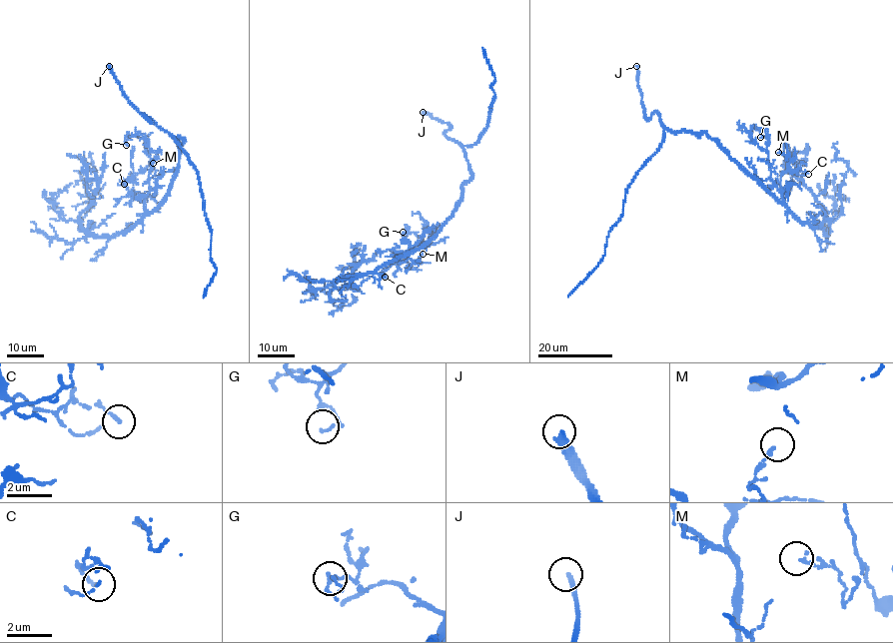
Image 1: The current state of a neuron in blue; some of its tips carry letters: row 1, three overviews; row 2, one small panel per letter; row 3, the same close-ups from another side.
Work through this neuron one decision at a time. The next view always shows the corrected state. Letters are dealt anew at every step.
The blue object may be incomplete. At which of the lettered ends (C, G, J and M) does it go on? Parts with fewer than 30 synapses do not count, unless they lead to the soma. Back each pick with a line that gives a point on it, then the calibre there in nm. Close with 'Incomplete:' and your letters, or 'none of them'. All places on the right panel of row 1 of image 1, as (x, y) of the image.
J: Place: (636, 66). Thickness 240 nm
Incomplete: J

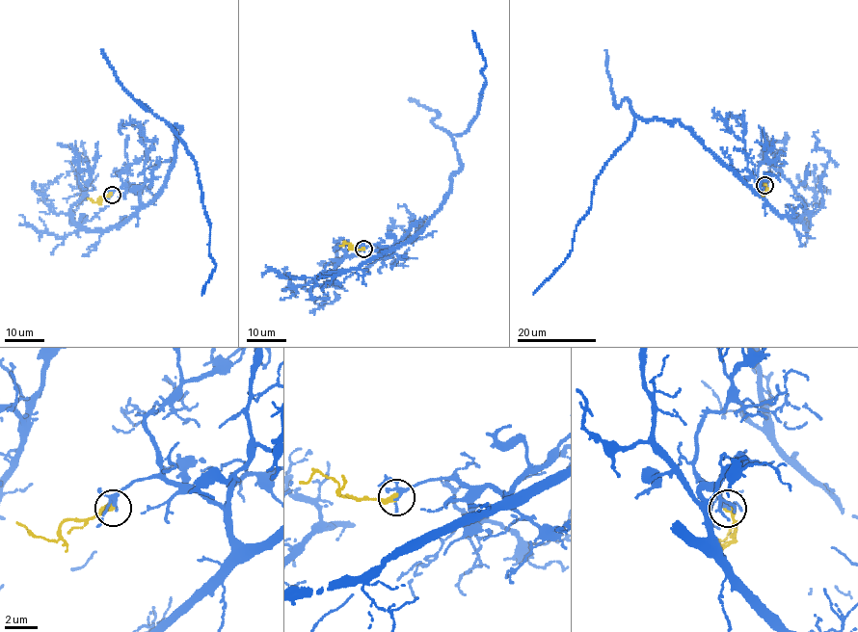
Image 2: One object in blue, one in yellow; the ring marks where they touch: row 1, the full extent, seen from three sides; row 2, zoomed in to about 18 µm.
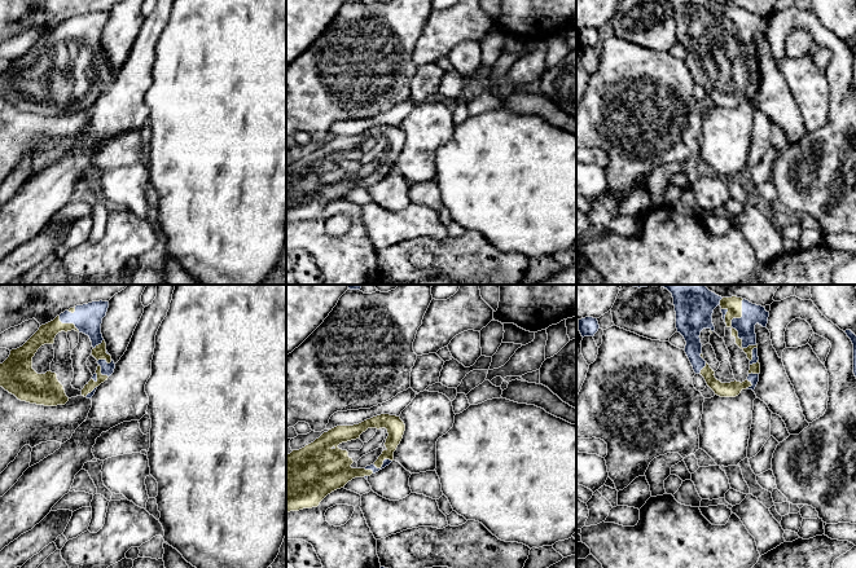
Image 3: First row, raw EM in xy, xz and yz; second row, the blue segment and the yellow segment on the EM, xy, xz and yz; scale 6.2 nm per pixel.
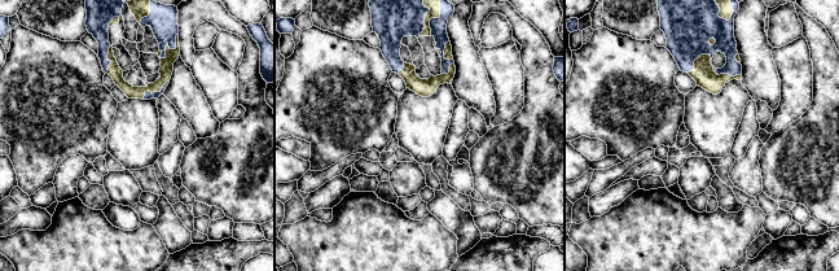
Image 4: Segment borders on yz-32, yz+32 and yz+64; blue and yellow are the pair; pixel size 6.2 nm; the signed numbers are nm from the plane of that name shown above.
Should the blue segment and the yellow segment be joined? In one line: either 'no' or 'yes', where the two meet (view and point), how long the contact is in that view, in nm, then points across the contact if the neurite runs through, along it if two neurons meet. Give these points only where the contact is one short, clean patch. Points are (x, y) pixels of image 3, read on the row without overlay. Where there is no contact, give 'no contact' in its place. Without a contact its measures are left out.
yes; contact yz (738, 43); length 400 nm

